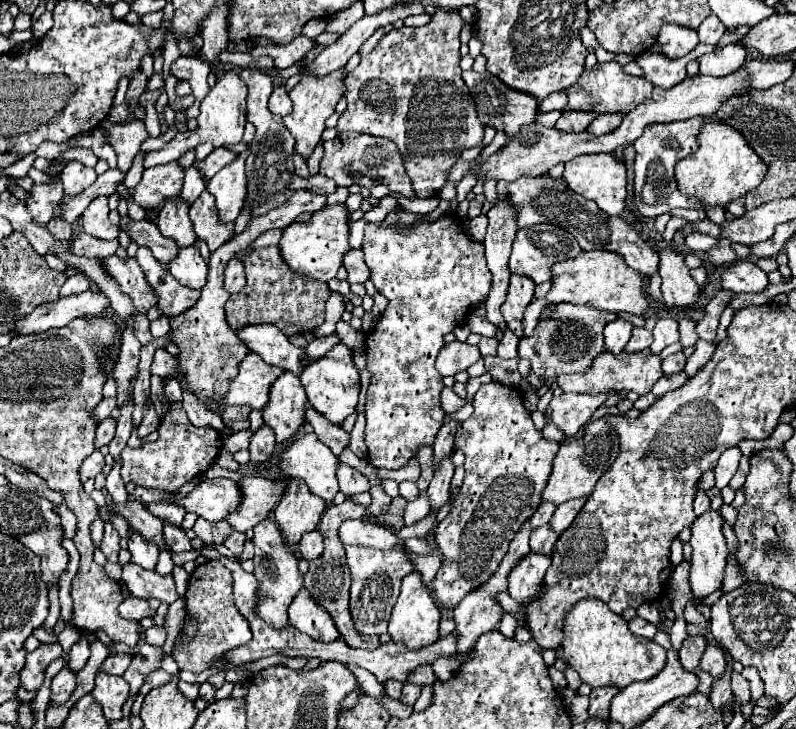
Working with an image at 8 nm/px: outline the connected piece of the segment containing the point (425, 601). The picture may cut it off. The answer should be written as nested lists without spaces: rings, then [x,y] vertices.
[[[409,573],[403,579],[401,585],[401,595],[391,611],[391,621],[389,621],[389,635],[393,637],[393,641],[401,641],[407,649],[421,649],[433,641],[437,641],[439,637],[439,607],[435,605],[435,601],[431,599],[431,595],[427,593],[427,587],[421,583],[419,573]]]

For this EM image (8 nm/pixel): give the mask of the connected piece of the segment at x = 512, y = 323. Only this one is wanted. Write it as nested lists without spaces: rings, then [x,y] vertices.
[[[517,273],[511,275],[507,299],[501,305],[501,313],[507,321],[507,327],[517,337],[521,337],[521,333],[523,333],[523,313],[525,313],[525,307],[533,299],[533,291],[535,291],[533,281],[529,281],[527,277],[517,277]]]

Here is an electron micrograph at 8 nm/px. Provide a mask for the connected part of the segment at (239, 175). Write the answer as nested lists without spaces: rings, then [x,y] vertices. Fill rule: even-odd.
[[[249,151],[239,153],[239,157],[231,165],[223,167],[207,183],[207,191],[213,193],[217,199],[221,223],[233,223],[243,209],[245,193],[247,193],[247,179],[245,179],[247,155],[249,155]]]

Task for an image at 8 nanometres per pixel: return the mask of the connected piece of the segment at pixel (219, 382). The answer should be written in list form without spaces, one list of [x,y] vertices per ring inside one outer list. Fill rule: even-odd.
[[[299,189],[295,191],[295,195],[291,197],[291,201],[279,205],[277,209],[271,209],[265,217],[253,217],[249,221],[249,225],[245,227],[243,233],[235,235],[231,241],[227,241],[225,245],[221,245],[217,251],[211,253],[209,259],[209,275],[207,275],[207,283],[201,291],[201,299],[187,309],[185,313],[171,317],[171,341],[179,347],[179,365],[181,371],[187,377],[187,385],[189,389],[199,397],[199,401],[205,399],[213,399],[217,405],[221,405],[221,397],[227,391],[227,379],[237,375],[237,365],[239,361],[249,353],[247,347],[237,339],[237,335],[229,329],[227,319],[225,319],[225,301],[229,299],[229,293],[223,289],[223,269],[225,263],[229,259],[233,259],[237,253],[245,251],[247,245],[257,239],[263,231],[267,229],[285,229],[287,225],[291,225],[299,213],[315,213],[319,209],[325,207],[327,195],[321,193],[313,193],[309,189]]]

